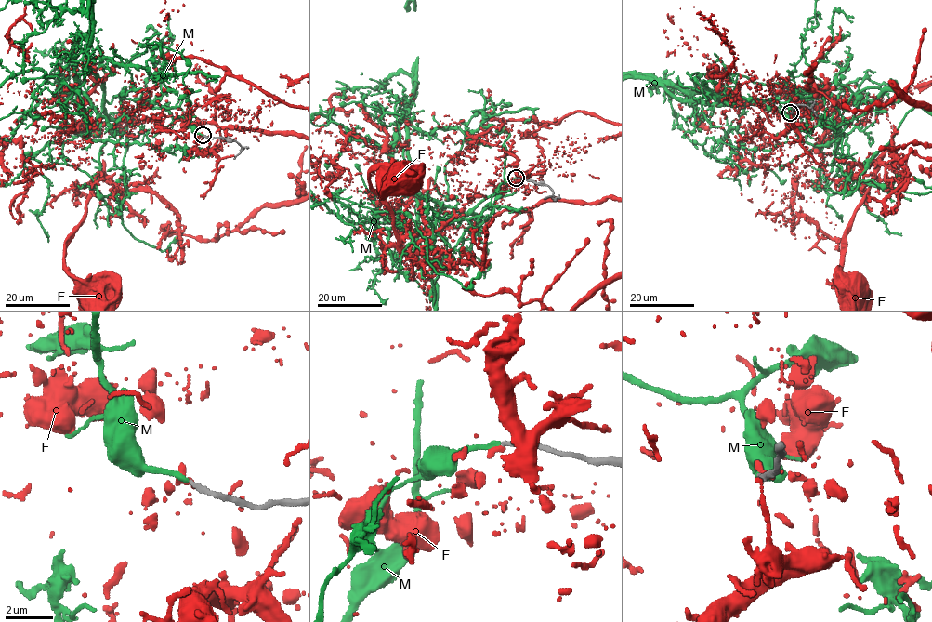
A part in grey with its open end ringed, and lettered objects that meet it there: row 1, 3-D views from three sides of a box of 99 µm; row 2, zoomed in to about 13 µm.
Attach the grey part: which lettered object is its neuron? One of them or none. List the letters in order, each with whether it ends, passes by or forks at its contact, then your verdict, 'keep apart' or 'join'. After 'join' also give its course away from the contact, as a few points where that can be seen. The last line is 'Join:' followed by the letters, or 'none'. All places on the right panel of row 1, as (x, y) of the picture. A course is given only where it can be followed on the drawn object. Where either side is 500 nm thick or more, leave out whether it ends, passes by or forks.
F: it ends | keep apart
M: it ends | join
Join: M

